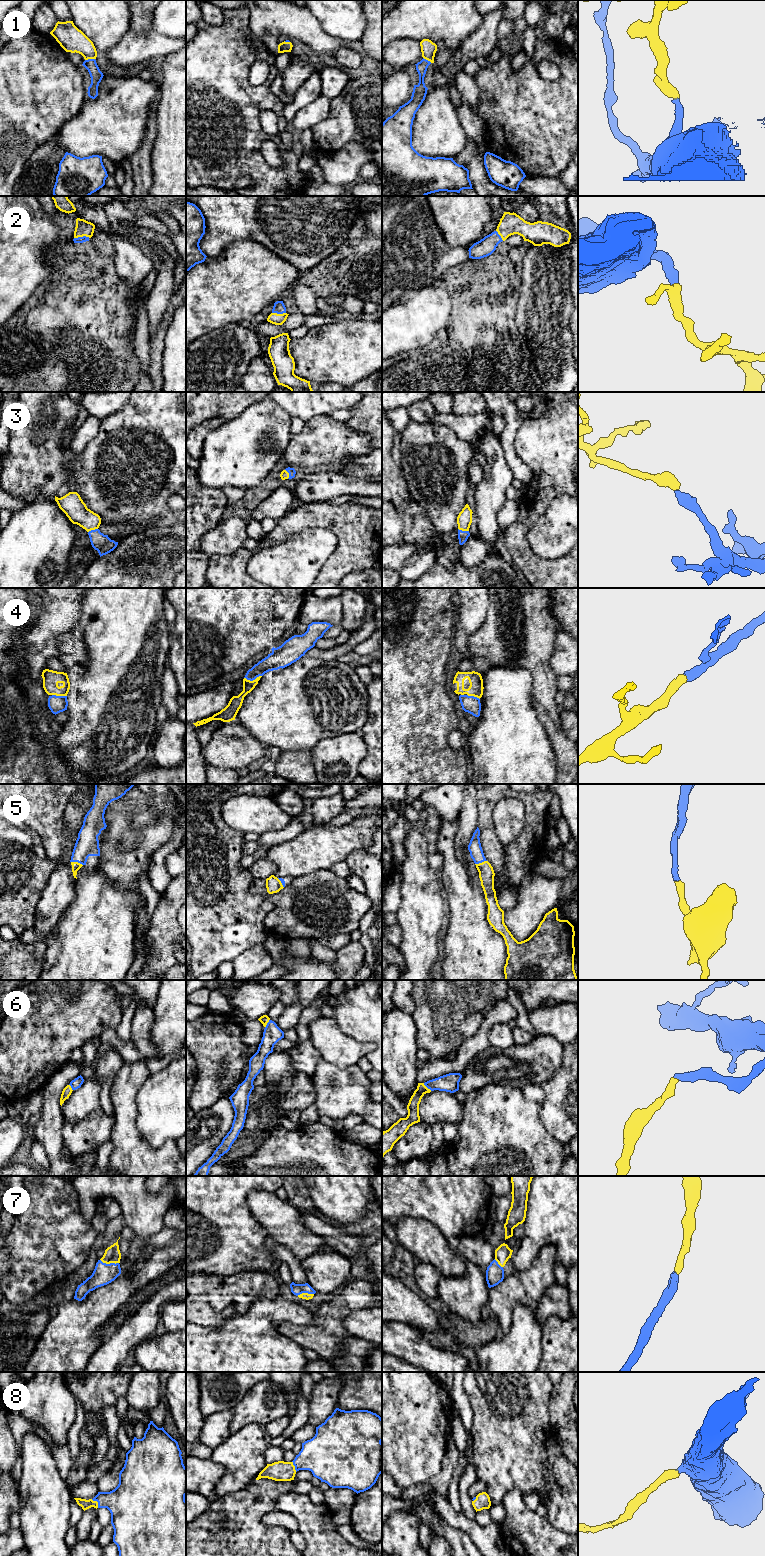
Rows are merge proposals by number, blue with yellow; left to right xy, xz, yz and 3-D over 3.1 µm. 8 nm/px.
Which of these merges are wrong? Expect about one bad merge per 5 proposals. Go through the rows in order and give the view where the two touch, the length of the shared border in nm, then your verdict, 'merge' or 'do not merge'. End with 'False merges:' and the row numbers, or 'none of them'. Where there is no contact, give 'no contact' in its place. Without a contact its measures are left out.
1: contact in xy; length 80 nm; merge
2: contact in xy; length 130 nm; merge
3: contact in yz; length 90 nm; merge
4: contact in xz; length 150 nm; merge
5: contact in xy; length 100 nm; merge
6: contact in yz; length 90 nm; merge
7: contact in xy; length 160 nm; merge
8: contact in xy; length 90 nm; merge
False merges: none of them

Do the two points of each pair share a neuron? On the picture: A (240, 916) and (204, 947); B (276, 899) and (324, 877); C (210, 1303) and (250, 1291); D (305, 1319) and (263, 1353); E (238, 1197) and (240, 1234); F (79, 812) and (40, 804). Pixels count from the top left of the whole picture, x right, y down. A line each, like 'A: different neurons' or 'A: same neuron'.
A: same neuron
B: same neuron
C: same neuron
D: same neuron
E: same neuron
F: different neurons

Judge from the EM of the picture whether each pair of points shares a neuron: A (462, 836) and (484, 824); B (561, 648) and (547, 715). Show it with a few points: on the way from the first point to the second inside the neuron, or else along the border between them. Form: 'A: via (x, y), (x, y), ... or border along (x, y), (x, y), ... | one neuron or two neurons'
A: border along (477, 802), (479, 810), (478, 826) | two neurons
B: border along (553, 651), (550, 657), (550, 667), (557, 676) | two neurons

